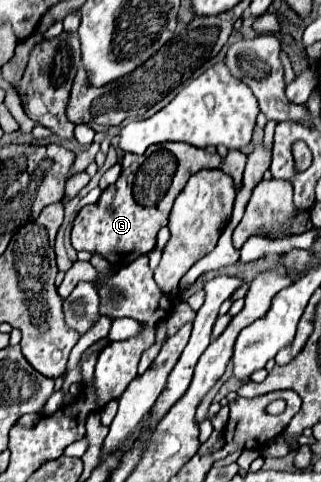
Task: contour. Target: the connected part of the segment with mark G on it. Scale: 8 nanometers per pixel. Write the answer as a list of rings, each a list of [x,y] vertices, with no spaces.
[[[183,142],[151,145],[144,155],[125,155],[121,161],[123,171],[117,183],[107,187],[95,205],[87,205],[79,211],[71,229],[71,245],[77,252],[105,255],[109,263],[121,269],[155,247],[157,231],[167,225],[173,201],[193,173],[199,169],[225,169],[239,187],[245,159],[247,155],[241,151],[231,151],[225,159],[221,159],[217,153],[207,153],[205,149]]]

